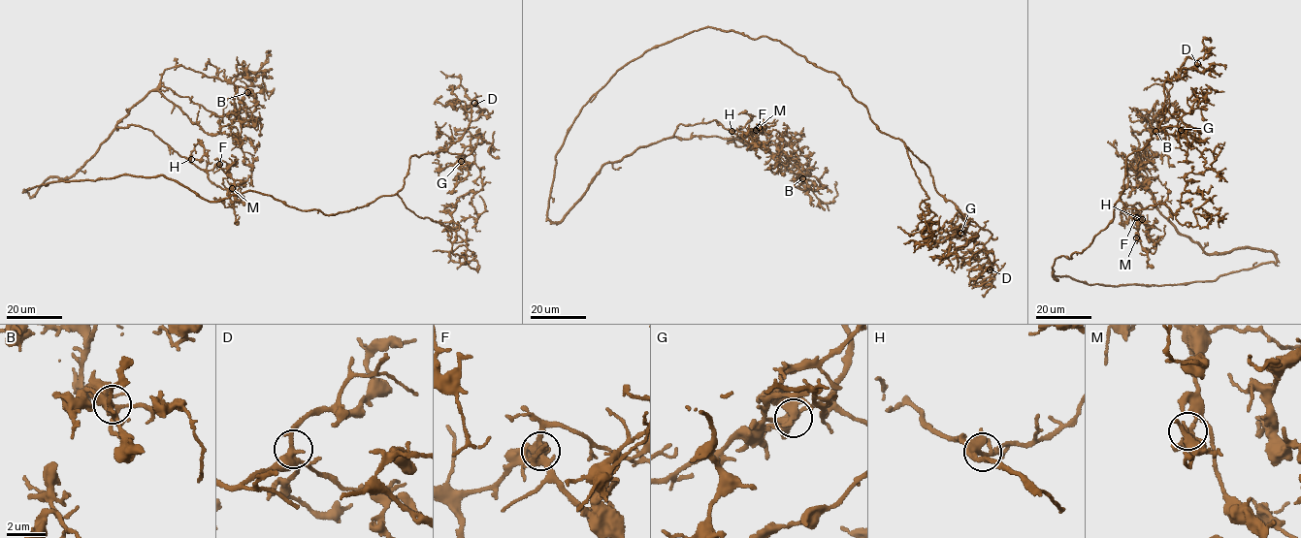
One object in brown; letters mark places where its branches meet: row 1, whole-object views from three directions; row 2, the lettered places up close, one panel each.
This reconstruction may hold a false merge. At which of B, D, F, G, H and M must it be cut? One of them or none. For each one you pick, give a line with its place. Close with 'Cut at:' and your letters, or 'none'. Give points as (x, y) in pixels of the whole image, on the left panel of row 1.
G: at (461, 161)
Cut at: G

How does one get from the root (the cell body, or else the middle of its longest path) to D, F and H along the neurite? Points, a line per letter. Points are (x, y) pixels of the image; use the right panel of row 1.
D: (1089, 284), (1052, 270), (1057, 280), (1054, 261), (1112, 221), (1126, 158), (1163, 117), (1164, 81), (1197, 63)
F: (1089, 284), (1211, 281), (1277, 262), (1242, 246), (1205, 252), (1139, 202), (1131, 211), (1147, 224), (1136, 217)
H: (1089, 284), (1211, 281), (1277, 262), (1242, 246), (1205, 252), (1135, 203), (1142, 219)

